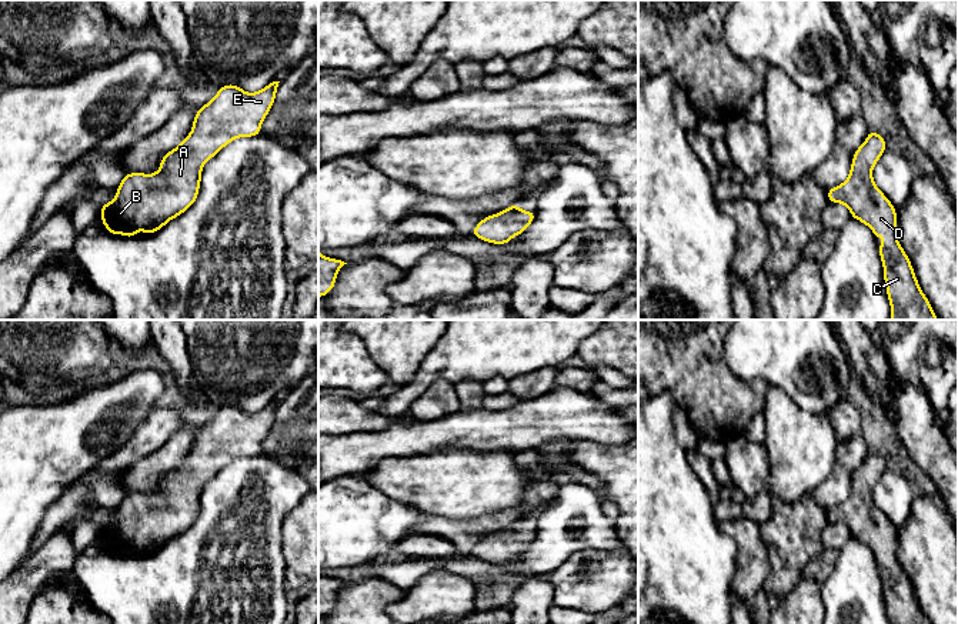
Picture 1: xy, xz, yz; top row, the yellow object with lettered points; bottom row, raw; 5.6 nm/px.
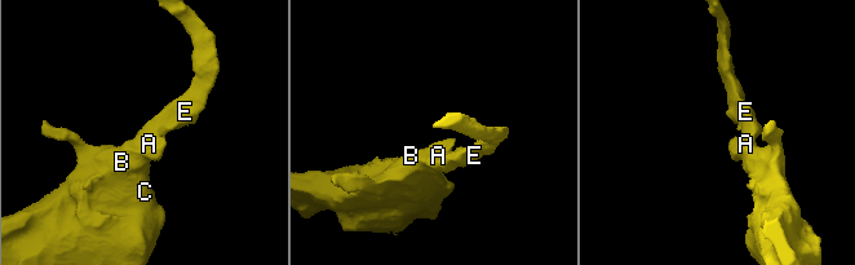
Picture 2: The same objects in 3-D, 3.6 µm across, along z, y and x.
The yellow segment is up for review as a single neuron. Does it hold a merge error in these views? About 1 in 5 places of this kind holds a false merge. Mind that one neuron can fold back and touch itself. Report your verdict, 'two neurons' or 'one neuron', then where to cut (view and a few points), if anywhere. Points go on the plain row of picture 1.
one neuron; cut none

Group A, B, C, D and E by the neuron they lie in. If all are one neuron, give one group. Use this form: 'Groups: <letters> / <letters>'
Groups: A B C D E

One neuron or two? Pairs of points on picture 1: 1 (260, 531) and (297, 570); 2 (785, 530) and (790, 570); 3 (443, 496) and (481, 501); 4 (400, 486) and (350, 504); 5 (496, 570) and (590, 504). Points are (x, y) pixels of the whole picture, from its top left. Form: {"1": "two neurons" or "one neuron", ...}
{"1": "two neurons", "2": "one neuron", "3": "one neuron", "4": "two neurons", "5": "one neuron"}

